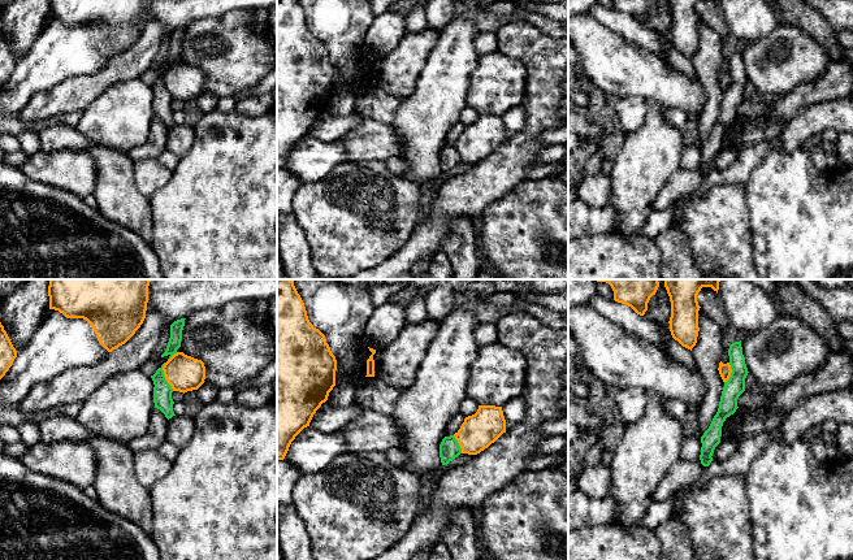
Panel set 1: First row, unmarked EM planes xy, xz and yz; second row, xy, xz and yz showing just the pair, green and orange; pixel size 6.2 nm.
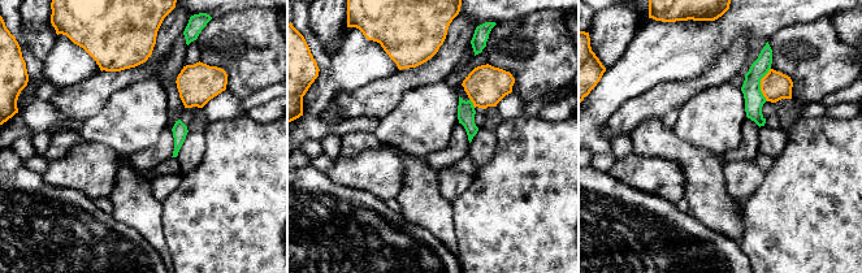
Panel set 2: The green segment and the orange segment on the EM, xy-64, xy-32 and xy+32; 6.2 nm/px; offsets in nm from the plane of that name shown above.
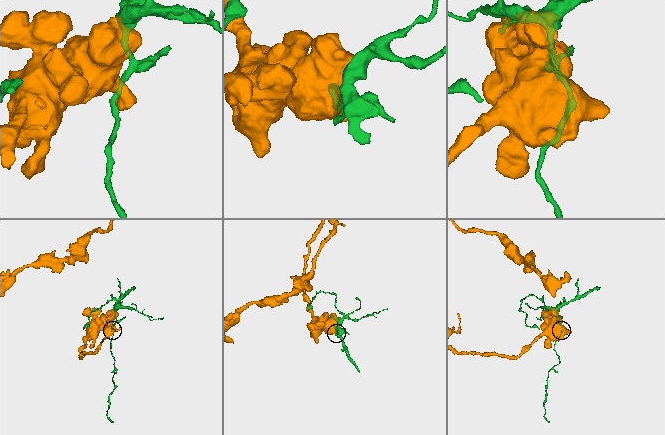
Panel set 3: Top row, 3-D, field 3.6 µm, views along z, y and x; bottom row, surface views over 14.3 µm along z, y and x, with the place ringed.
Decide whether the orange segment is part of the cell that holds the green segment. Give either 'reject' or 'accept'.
reject

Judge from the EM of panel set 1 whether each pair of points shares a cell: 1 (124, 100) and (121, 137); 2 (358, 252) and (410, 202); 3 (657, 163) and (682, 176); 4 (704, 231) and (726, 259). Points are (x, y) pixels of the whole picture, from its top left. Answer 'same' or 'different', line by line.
1: same
2: same
3: different
4: same

